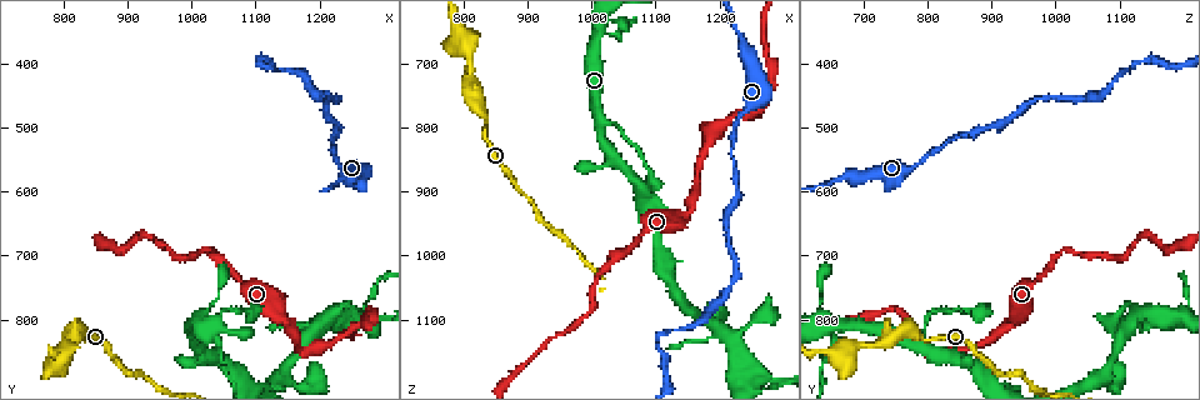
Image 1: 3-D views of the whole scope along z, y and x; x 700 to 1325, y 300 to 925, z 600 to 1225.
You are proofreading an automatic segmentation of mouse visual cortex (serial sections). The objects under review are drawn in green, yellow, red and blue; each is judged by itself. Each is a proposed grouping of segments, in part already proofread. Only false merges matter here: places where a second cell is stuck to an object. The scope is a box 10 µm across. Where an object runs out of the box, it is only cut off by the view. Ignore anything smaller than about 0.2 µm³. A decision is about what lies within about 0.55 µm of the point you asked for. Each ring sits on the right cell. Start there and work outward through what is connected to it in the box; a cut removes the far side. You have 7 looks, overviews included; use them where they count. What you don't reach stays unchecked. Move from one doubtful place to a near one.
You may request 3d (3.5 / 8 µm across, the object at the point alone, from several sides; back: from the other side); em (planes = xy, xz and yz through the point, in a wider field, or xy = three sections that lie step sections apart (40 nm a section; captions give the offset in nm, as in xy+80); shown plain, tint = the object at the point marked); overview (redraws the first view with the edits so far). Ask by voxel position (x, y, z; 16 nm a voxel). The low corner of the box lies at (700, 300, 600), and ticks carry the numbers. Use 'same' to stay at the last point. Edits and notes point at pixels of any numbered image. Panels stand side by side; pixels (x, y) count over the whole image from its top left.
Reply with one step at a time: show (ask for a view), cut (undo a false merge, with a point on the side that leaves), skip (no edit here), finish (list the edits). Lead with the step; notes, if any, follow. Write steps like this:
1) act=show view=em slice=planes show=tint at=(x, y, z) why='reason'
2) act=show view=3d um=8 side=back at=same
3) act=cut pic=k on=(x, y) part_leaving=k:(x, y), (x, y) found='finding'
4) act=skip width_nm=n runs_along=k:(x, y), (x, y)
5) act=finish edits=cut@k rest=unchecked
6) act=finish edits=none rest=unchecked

act=show view=3d um=3.5 at=(1015, 810, 655) why='small branch off a trunk'

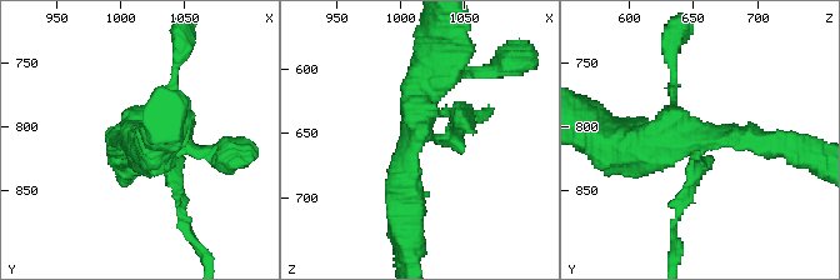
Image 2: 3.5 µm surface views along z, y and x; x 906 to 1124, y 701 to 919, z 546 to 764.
act=show view=em slice=xy step=1 show=tint at=(1016, 806, 648)

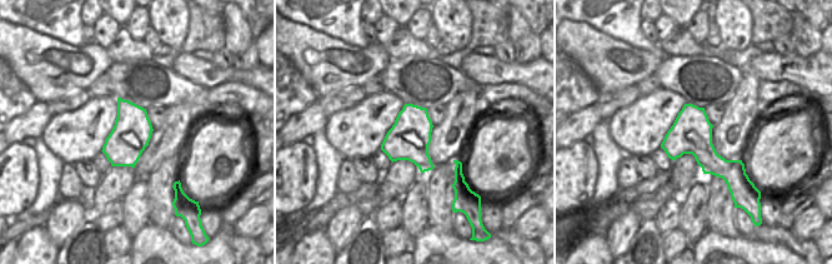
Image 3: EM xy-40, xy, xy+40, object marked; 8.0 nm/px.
act=skip runs_along=2:(403, 205), (418, 93), (453, 70) found='one cell here'

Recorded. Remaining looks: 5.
act=show view=3d um=3.5 at=(825, 820, 770) why='sudden change in width'

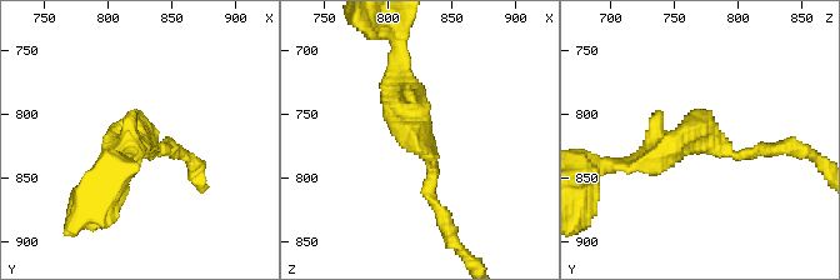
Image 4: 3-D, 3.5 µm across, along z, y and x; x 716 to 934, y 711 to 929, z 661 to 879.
act=show view=em slice=xy step=3 show=tint at=(828, 818, 768) why='now the EM'

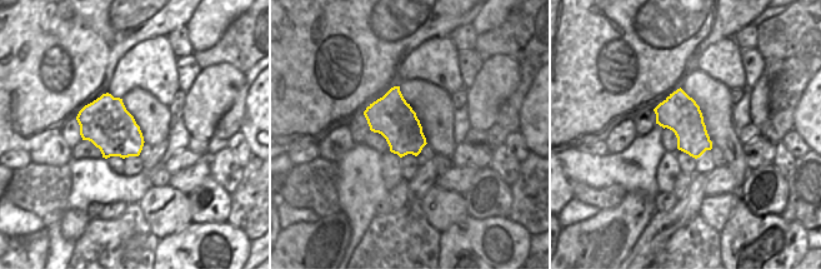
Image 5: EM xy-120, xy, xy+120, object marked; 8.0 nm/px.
act=skip found='one cell here'

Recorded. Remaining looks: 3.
act=show view=3d um=3.5 side=back at=(795, 850, 640) why='calibre changes'

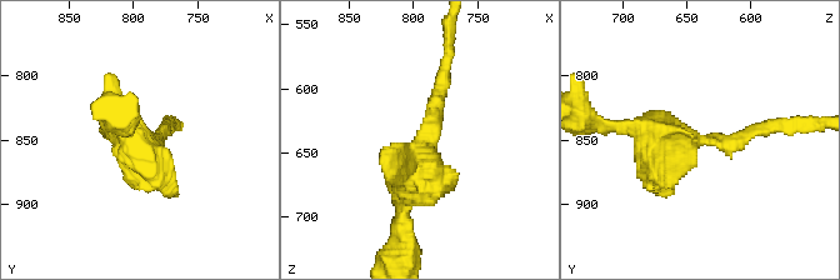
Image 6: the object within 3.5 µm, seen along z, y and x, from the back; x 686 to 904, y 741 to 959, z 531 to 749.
act=show view=em slice=xy step=5 show=tint at=(792, 848, 642)

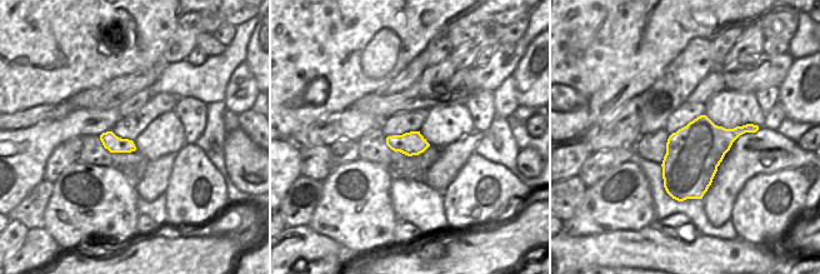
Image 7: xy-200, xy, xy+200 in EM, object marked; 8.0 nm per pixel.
act=skip runs_along=6:(405, 211), (443, 90) found='one cell here'

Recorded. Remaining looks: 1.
act=finish edits=none rest=unchecked

